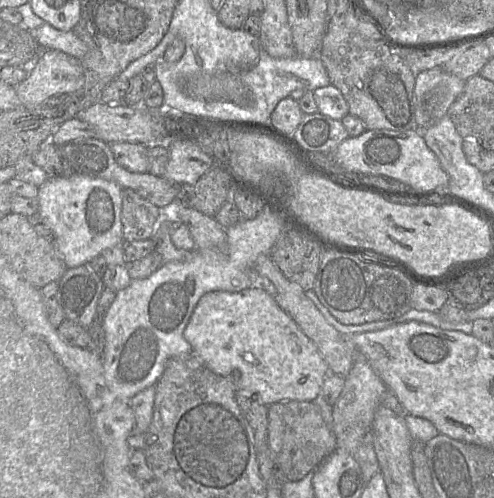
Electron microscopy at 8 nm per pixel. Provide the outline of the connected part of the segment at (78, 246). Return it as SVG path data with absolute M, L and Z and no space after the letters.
M81 173L48 177L38 187L38 213L52 231L53 246L67 268L87 265L104 250L123 243L122 189L116 182Z

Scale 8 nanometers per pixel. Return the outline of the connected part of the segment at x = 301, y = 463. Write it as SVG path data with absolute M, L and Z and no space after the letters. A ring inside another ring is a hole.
M288 400L268 406L268 444L276 455L282 471L289 481L298 481L337 449L337 442L331 428L324 422L320 410L313 401Z

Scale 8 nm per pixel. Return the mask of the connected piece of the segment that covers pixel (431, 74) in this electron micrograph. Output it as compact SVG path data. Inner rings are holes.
M433 68L416 73L414 87L417 129L426 130L438 123L465 87L466 81Z

